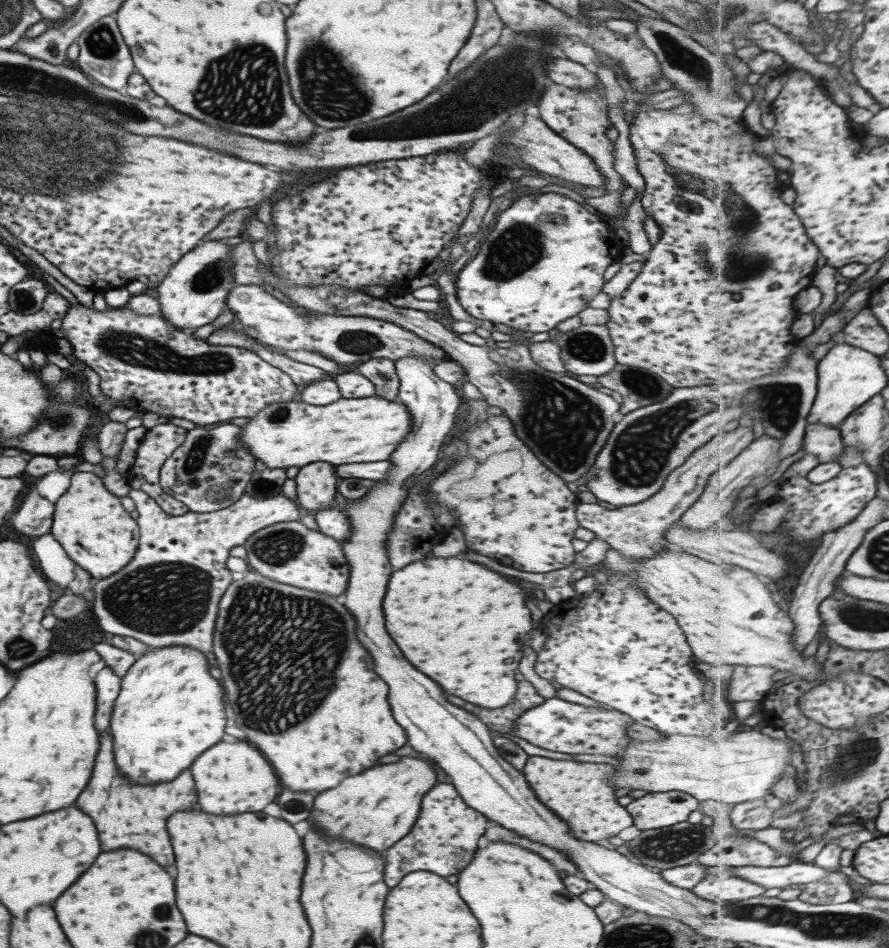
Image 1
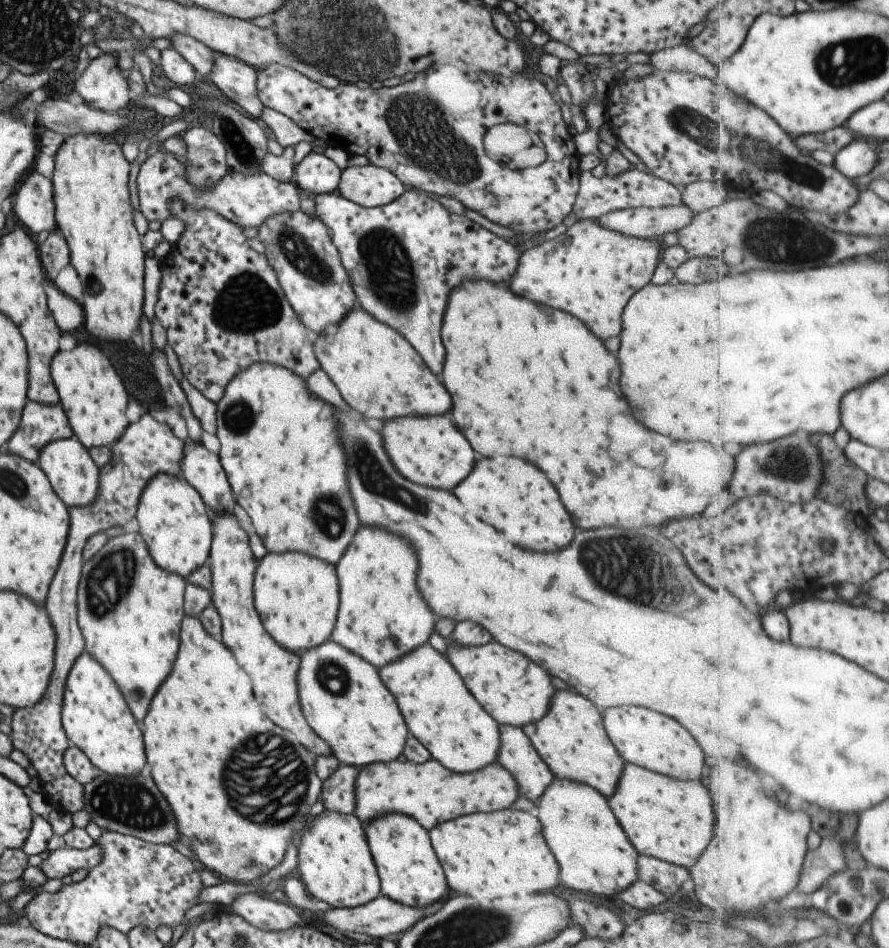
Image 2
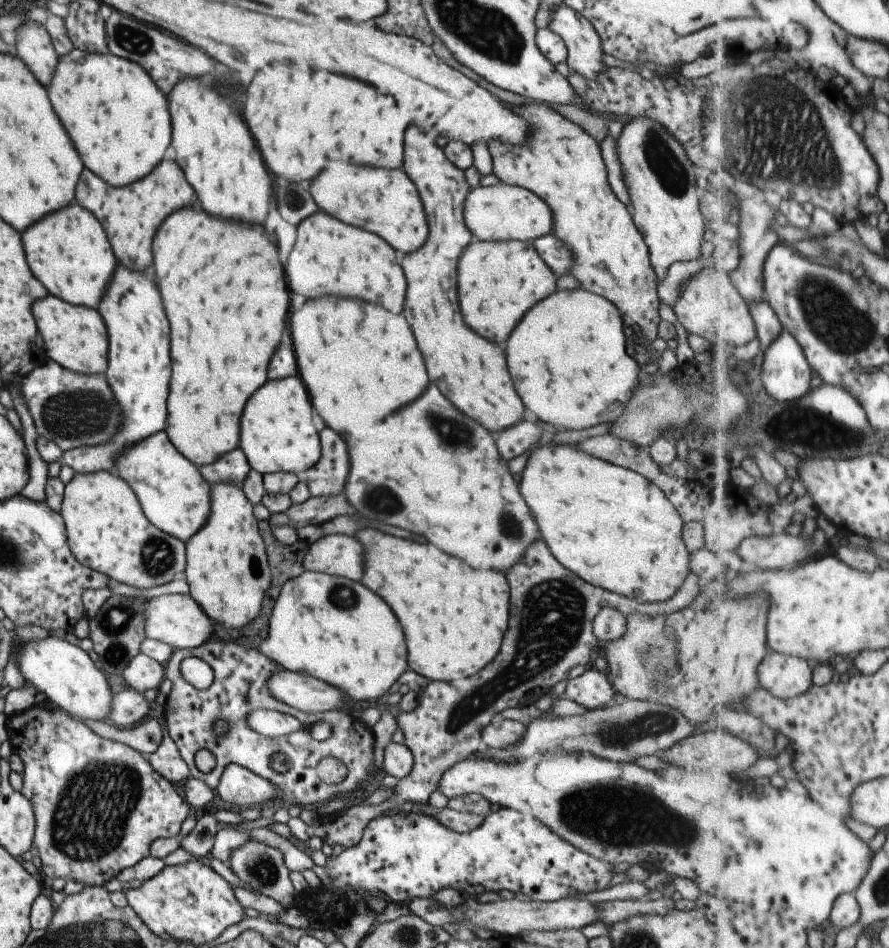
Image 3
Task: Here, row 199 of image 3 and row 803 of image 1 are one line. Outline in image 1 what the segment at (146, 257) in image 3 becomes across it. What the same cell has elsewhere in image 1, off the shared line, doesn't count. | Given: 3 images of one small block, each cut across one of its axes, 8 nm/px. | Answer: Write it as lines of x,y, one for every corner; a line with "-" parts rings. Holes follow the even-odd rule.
104,667
93,679
95,684
95,716
93,724
98,732
98,750
95,755
95,766
89,778
89,784
79,794
75,808
87,814
95,826
101,852
129,848
149,856
159,866
173,864
173,852
169,844
169,836
165,830
165,820
173,812
189,812
195,806
195,790
189,772
181,772
171,782
161,784
129,784
127,778
119,776
117,764
113,762
113,740
109,736
108,726
113,703
121,688
121,678
113,674
111,668

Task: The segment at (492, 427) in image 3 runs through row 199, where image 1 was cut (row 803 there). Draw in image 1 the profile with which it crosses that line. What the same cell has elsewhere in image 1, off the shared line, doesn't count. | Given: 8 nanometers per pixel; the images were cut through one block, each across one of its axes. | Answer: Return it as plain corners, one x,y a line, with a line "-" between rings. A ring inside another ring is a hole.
437,782
437,786
433,786
423,795
421,810
419,810
419,816
417,816
411,832
407,832
407,836
403,836
403,840
397,840
385,852
385,866
383,866
385,886
387,888
395,886
407,872
415,872
415,870
427,870
427,872
433,872
433,874
439,874
439,876
459,874
471,862
473,852
475,852
475,844
477,844
479,836
484,833
485,822
487,821
481,813
463,803
463,799
459,797
459,793
450,782

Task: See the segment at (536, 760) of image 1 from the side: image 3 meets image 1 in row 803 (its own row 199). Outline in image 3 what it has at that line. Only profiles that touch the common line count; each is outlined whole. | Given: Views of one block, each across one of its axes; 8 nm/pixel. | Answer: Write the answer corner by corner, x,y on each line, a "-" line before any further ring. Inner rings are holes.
527,102
515,108
515,112
531,120
539,132
535,132
531,144
525,148
505,148
491,142
491,174
501,183
527,188
545,202
553,216
551,233
573,256
569,274
579,282
579,288
609,300
629,327
636,328
646,339
655,340
660,320
656,294
658,279
651,268
647,245
637,232
631,214
607,186
601,150
581,128
561,118
545,104

